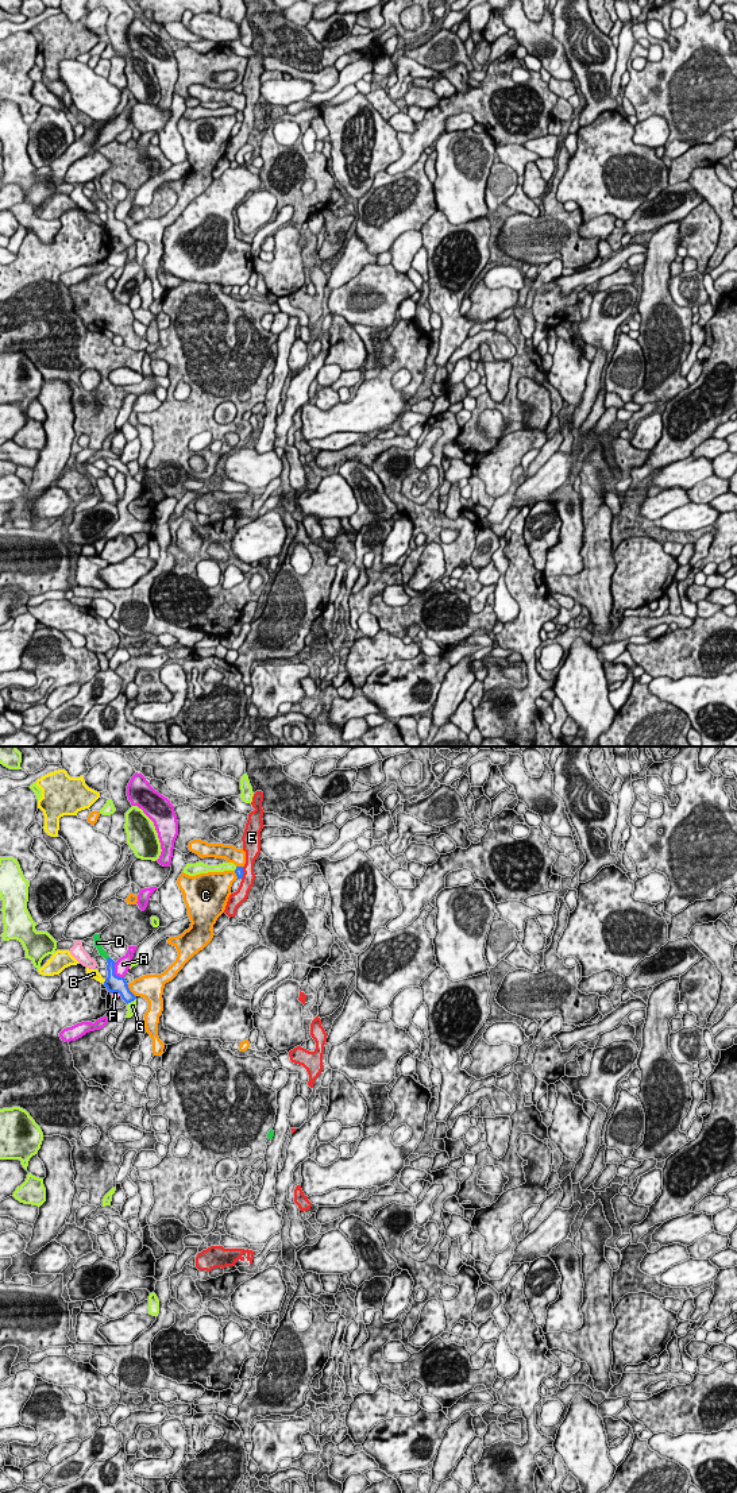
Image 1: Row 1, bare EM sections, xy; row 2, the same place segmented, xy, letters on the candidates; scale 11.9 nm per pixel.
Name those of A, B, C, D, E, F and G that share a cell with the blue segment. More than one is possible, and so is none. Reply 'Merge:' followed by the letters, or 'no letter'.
Merge: no letter

